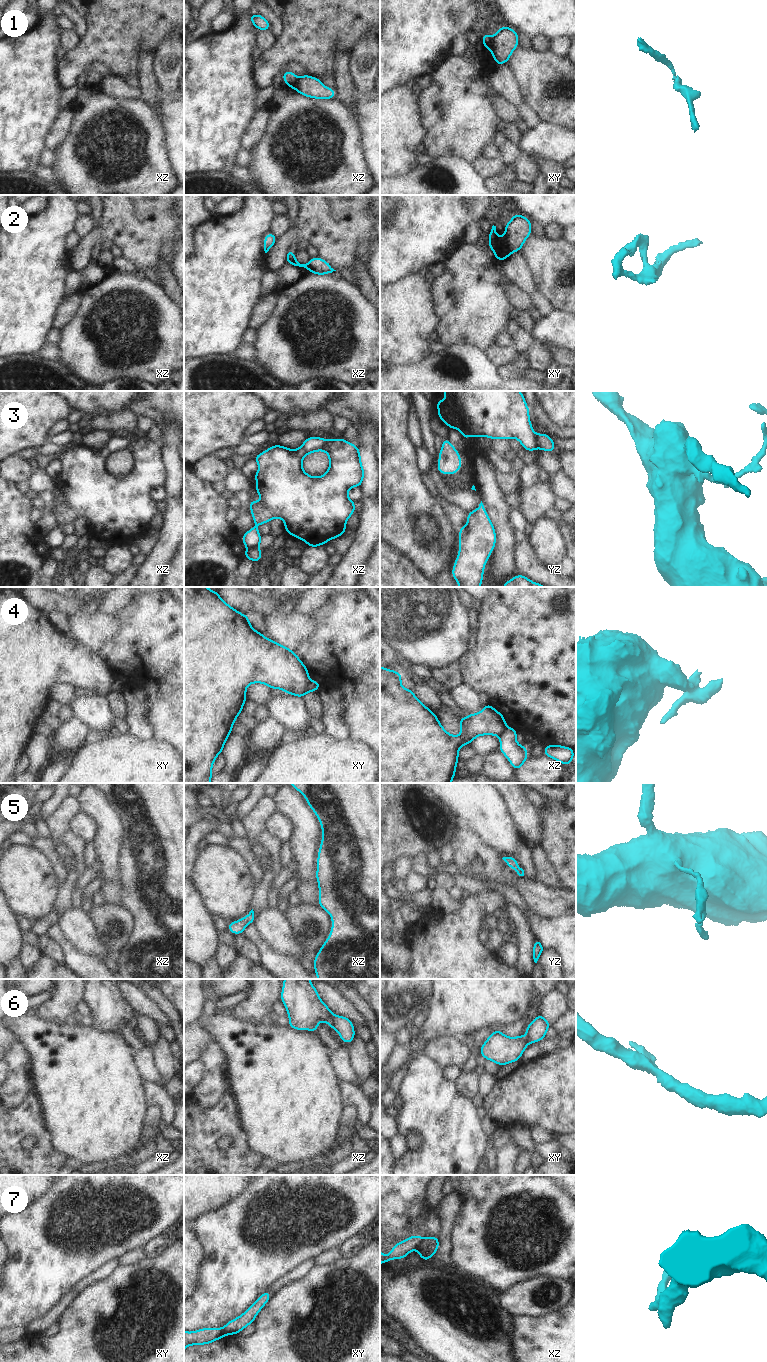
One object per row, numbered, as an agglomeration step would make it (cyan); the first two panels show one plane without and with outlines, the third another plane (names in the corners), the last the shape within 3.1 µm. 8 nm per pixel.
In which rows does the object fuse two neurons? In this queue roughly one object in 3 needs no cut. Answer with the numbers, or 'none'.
1, 2, 3, 4, 6, 7.

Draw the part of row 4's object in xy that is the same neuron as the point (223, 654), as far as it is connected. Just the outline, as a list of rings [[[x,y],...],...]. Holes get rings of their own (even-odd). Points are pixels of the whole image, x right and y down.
[[[184,587],[184,783],[210,783],[213,776],[211,770],[216,757],[222,753],[224,744],[232,732],[232,726],[237,716],[242,713],[246,702],[246,688],[251,683],[263,683],[271,689],[281,689],[285,693],[304,697],[310,692],[310,677],[308,668],[301,662],[297,654],[279,643],[267,639],[250,625],[247,615],[233,609],[219,596],[219,593],[207,587]]]

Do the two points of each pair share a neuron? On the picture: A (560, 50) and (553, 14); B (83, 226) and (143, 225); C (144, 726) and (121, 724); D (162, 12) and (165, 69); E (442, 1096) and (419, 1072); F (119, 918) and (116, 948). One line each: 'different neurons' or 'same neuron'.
A: different neurons
B: different neurons
C: different neurons
D: different neurons
E: same neuron
F: same neuron

